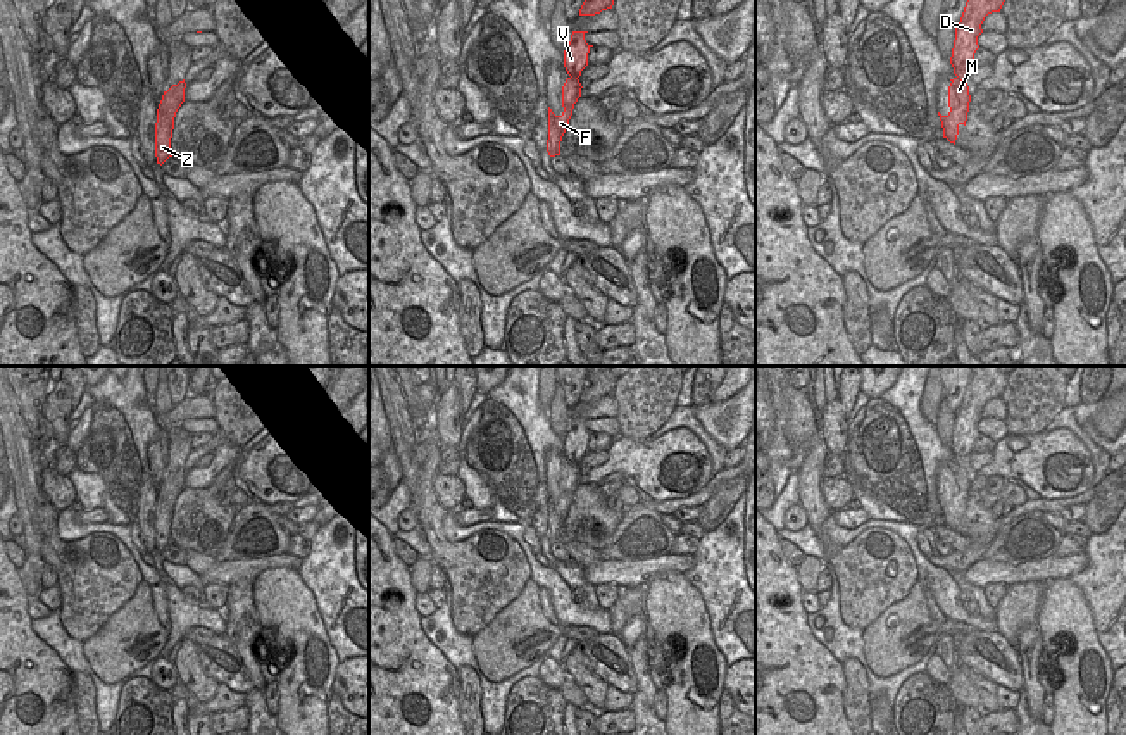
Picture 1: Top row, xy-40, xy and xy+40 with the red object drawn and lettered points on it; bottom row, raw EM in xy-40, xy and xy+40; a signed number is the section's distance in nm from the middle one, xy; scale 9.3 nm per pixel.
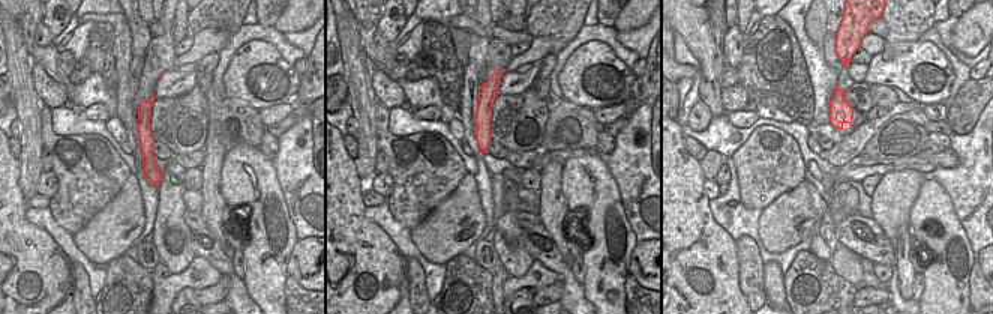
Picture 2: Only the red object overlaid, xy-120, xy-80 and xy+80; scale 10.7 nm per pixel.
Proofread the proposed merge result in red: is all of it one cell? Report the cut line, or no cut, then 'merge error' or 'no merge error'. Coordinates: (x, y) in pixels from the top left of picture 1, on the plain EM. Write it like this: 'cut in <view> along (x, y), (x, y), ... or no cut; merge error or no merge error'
no cut; no merge error

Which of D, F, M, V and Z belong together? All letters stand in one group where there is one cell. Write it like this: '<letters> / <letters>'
D F M V Z

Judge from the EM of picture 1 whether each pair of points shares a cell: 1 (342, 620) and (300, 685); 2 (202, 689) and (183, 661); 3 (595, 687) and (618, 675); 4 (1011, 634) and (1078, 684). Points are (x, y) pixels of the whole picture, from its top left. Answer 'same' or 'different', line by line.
1: different
2: same
3: different
4: different

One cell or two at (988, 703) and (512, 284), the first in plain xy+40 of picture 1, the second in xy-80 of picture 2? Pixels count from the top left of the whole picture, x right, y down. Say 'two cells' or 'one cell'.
two cells

